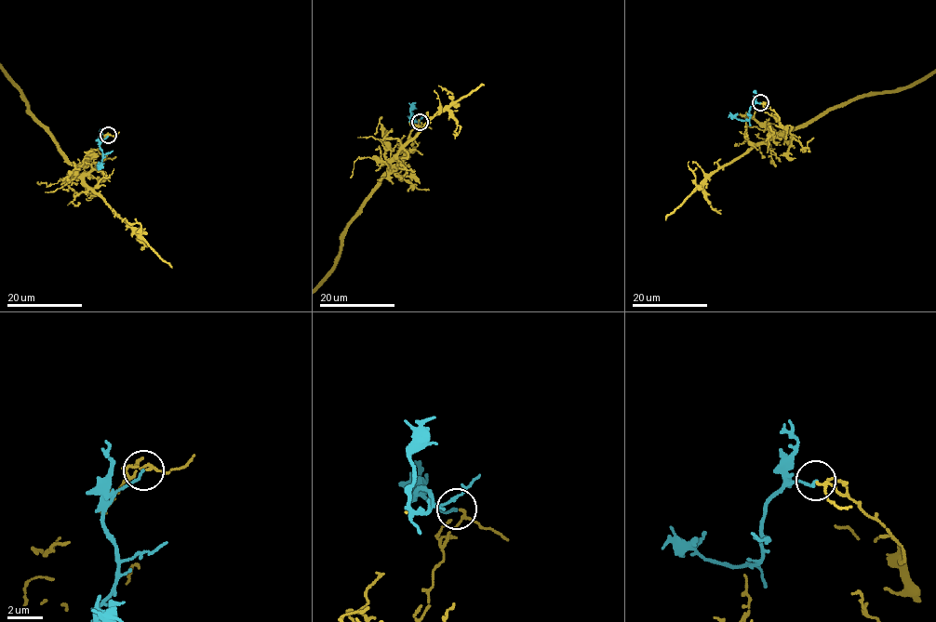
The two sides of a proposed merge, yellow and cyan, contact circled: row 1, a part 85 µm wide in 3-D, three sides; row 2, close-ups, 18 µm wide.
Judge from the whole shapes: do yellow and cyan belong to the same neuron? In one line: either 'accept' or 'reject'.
accept

